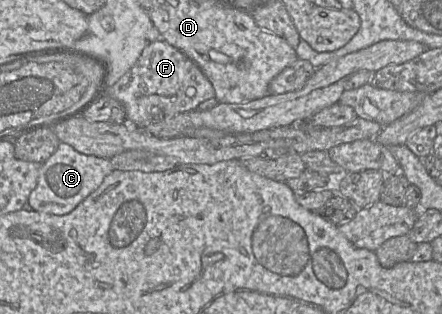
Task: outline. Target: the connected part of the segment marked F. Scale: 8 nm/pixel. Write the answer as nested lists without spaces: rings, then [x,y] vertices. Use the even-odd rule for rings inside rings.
[[[163,39],[149,42],[134,66],[103,94],[119,101],[125,108],[126,121],[144,129],[152,122],[152,113],[166,118],[193,111],[213,97],[215,90],[200,67],[183,52]]]

